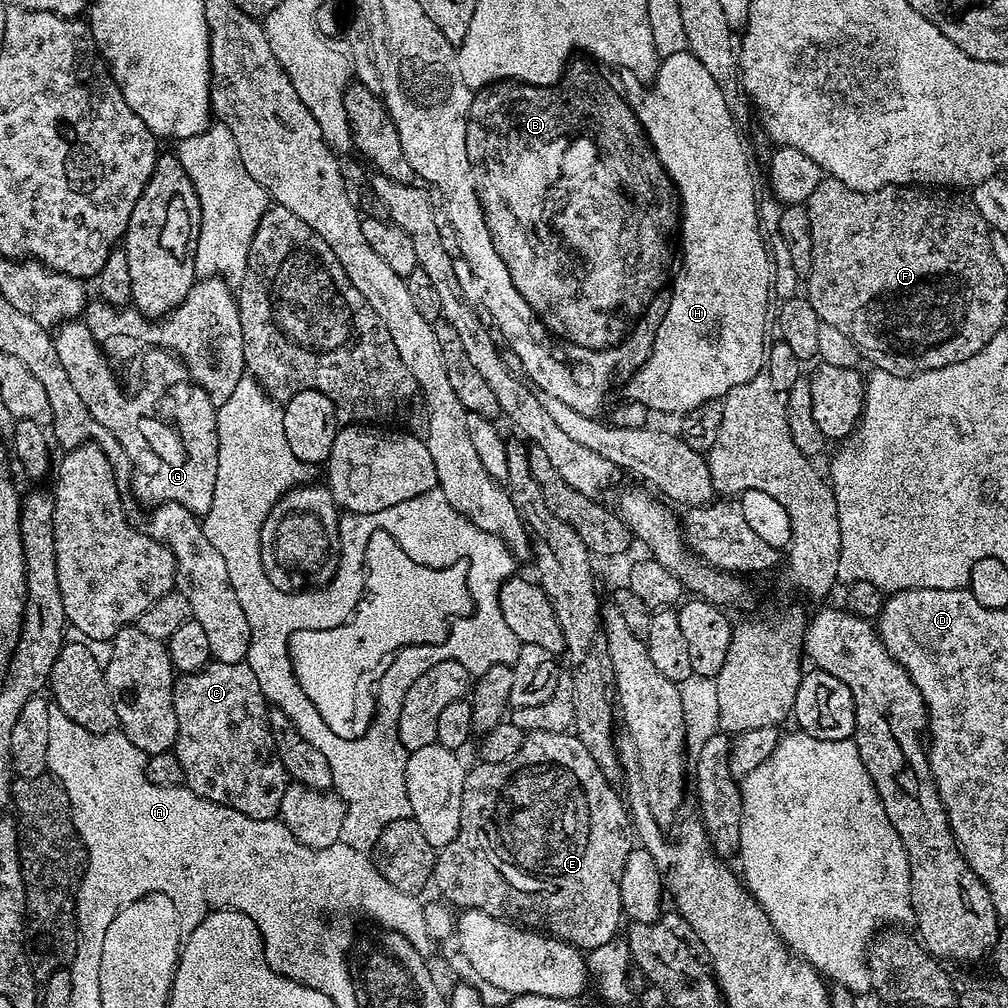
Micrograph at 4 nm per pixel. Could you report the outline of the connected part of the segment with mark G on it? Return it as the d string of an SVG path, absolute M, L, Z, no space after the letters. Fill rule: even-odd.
M69 322L59 325L54 339L58 360L65 367L66 374L70 374L74 390L82 402L86 402L90 414L94 414L94 418L98 418L98 422L102 422L102 426L106 426L106 430L110 430L110 434L122 442L122 450L126 450L126 458L130 458L132 463L130 479L137 498L148 504L176 504L172 506L179 506L196 518L207 516L214 502L214 482L218 478L217 405L212 404L206 390L202 390L202 386L192 380L188 367L167 350L149 351L152 353L144 360L144 385L133 396L124 396L112 373L113 365L98 341L92 337L87 324Z

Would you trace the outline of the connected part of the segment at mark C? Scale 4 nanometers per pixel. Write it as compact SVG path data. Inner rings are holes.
M217 660L197 672L177 675L174 686L174 714L178 718L175 753L185 770L184 784L194 794L215 804L238 810L250 818L271 820L279 817L282 794L290 777L276 753L276 743L270 730L270 705L264 699L262 686L254 678L247 662L231 664Z

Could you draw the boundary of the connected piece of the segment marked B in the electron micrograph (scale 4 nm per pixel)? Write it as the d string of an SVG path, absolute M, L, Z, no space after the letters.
M576 59L569 61L560 79L554 84L537 86L511 80L497 80L495 84L486 84L479 89L468 112L466 158L469 159L473 185L476 187L482 213L485 214L494 249L506 264L515 289L522 294L522 298L531 306L537 318L552 336L569 345L592 349L614 348L625 343L633 325L651 306L651 300L665 291L673 275L674 265L678 260L682 205L675 182L668 177L668 171L656 156L656 151L653 150L639 118L628 105L627 99L607 84L607 75L600 74L584 61Z

